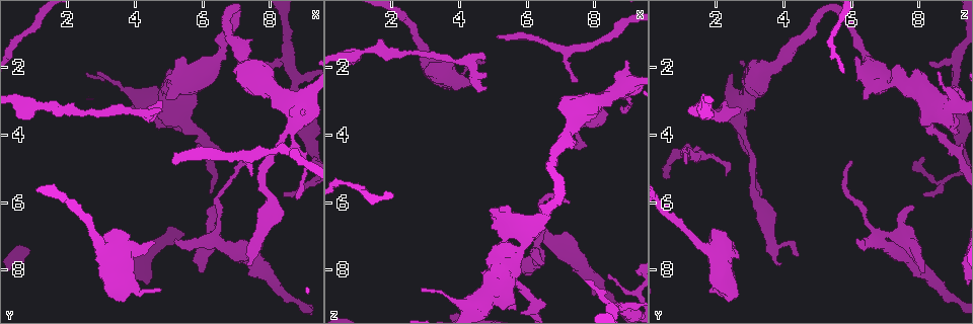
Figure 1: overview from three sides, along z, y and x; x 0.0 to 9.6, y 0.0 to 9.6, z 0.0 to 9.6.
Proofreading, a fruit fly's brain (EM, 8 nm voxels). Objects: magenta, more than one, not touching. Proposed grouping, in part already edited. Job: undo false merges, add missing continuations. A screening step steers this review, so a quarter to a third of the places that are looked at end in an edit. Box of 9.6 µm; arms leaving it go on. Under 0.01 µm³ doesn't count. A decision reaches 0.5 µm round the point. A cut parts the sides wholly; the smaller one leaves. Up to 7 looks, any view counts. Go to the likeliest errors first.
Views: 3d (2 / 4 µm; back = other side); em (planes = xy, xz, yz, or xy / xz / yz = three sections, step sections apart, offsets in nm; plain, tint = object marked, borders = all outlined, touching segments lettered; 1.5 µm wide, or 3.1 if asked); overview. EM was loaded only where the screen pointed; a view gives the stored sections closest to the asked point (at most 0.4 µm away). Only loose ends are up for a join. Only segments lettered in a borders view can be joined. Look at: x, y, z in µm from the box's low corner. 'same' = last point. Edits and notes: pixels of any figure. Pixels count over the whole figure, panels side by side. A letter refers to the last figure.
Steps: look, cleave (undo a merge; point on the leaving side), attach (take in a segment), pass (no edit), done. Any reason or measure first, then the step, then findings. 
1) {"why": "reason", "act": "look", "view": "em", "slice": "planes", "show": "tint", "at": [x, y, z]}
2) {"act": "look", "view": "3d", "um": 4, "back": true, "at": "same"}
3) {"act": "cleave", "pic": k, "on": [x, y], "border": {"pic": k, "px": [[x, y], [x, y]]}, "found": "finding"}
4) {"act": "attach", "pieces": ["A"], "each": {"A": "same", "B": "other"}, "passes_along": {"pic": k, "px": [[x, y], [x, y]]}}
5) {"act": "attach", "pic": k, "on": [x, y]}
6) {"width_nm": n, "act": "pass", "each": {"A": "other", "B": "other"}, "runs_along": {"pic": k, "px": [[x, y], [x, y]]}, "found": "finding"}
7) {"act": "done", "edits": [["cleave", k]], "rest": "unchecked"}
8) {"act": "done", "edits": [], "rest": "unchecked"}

{"why": "looks like a crossing", "act": "look", "view": "em", "slice": "planes", "show": "plain", "at": [6.45, 7.15, 6.85]}

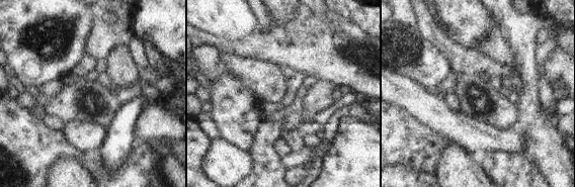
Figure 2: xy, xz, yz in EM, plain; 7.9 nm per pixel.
{"why": "see the neighbours", "act": "look", "view": "em", "slice": "planes", "show": "borders", "at": "same"}

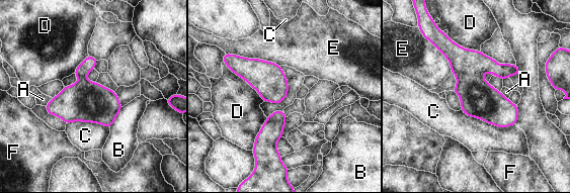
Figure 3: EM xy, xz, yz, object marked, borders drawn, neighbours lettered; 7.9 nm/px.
{"act": "pass", "each": {"A": "other", "B": "other", "C": "other", "D": "other", "E": "other", "F": "other"}, "found": "all the same neuron"}

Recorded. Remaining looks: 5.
{"why": "thin end", "act": "look", "view": "3d", "um": 2, "at": [7.50, 5.25, 2.25]}

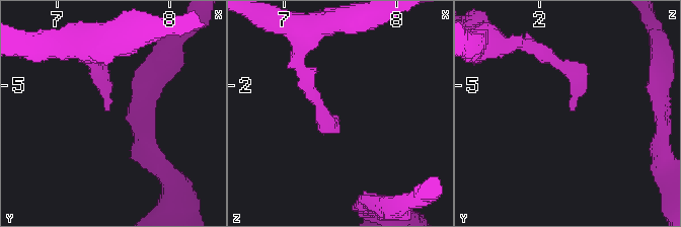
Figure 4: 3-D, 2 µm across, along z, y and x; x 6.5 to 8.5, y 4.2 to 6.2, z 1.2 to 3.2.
{"why": "shape alone is not enough", "act": "look", "view": "em", "slice": "xy", "step": 4, "show": "borders", "at": [7.48, 5.22, 2.30]}

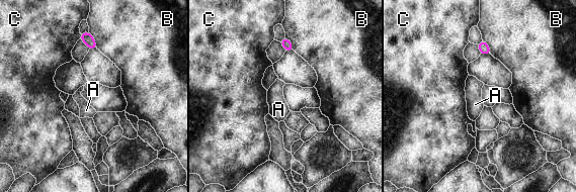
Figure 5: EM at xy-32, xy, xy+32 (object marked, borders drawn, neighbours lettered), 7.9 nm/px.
{"why": "another direction", "act": "look", "view": "em", "slice": "planes", "show": "borders", "at": "same"}

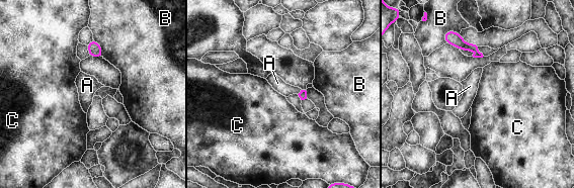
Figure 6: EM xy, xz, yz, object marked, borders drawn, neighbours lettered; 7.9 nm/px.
{"act": "pass", "each": {"A": "other", "B": "other", "C": "other"}, "border": {"pic": 6, "px": [[301, 89], [298, 94]]}, "found": "none of them fits"}

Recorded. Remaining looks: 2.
{"why": "branch point", "act": "look", "view": "em", "slice": "planes", "show": "borders", "at": [7.45, 7.30, 3.65]}

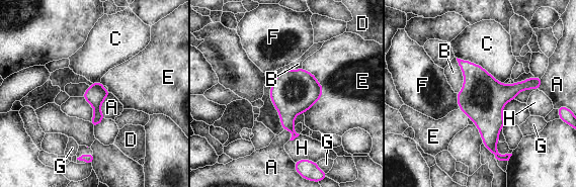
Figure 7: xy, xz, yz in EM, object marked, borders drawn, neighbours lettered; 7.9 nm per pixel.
{"act": "pass", "each": {"A": "other", "B": "other", "C": "other", "D": "other", "E": "other", "F": "other", "G": "other", "H": "other"}, "border": {"pic": 7, "px": [[456, 58], [463, 75], [458, 93]]}, "found": "one neuron here"}

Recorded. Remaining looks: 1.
{"act": "done", "edits": [], "rest": "unchecked"}

